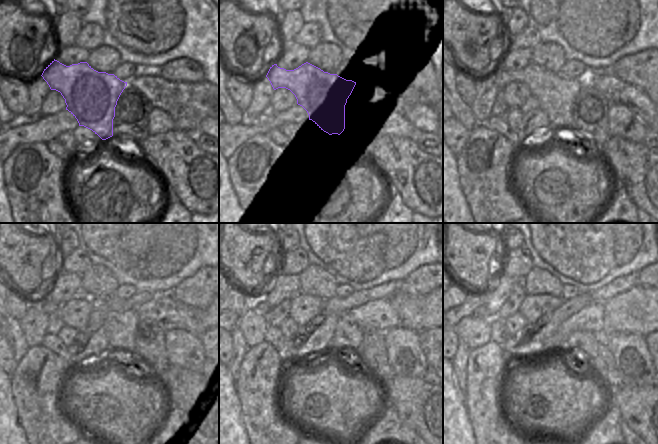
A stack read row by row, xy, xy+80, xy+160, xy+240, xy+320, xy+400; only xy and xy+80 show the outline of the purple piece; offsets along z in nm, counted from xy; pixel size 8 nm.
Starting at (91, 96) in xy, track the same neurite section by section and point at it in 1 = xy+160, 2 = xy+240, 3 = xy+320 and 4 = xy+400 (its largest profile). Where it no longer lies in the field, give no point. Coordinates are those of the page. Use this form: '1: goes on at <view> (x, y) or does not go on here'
1: goes on at xy+160 (556, 94)
2: goes on at xy+240 (121, 328)
3: goes on at xy+320 (348, 336)
4: goes on at xy+400 (589, 344)

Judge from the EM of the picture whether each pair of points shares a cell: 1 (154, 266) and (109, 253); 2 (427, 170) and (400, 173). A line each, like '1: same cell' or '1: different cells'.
1: different cells
2: same cell

